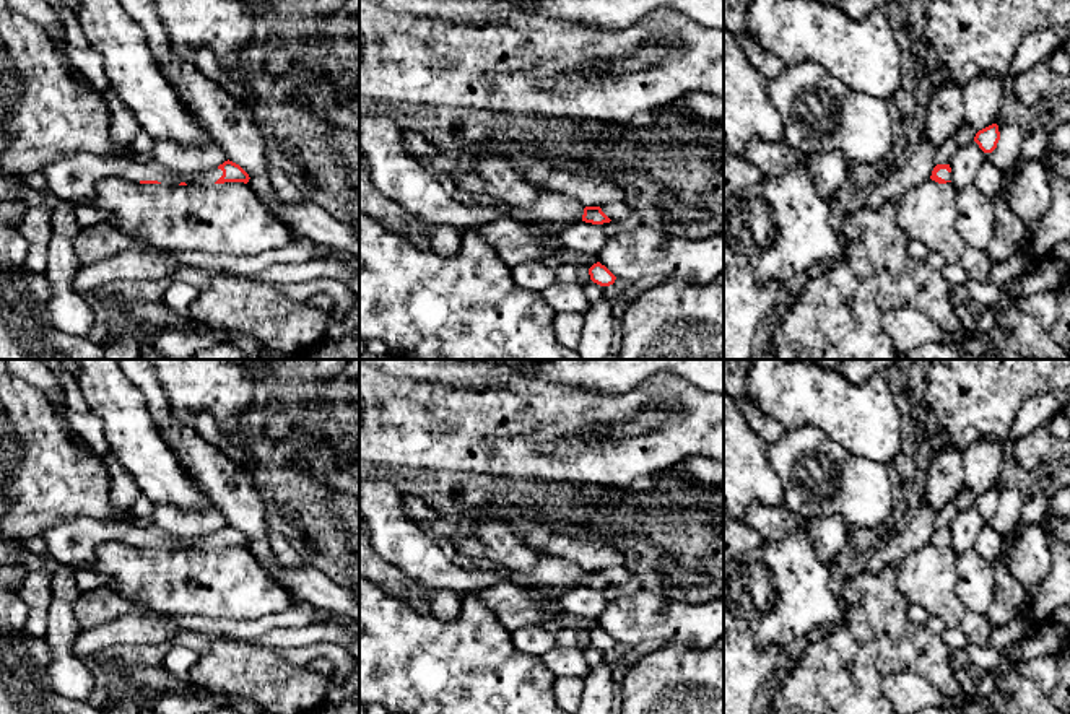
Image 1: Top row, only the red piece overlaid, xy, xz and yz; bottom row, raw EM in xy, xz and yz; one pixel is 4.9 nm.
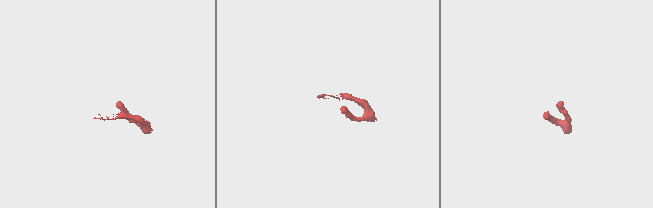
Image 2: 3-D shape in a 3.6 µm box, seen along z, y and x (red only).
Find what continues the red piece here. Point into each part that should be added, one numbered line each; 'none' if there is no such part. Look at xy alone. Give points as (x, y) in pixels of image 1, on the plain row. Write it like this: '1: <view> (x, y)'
1: xy (73, 542)

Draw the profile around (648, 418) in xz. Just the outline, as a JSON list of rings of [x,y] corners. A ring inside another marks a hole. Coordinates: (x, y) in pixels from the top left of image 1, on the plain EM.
[[[649,405],[636,418],[626,420],[615,424],[595,424],[589,433],[587,439],[615,439],[629,438],[641,431],[649,431],[662,418],[667,416],[667,408],[662,405]]]

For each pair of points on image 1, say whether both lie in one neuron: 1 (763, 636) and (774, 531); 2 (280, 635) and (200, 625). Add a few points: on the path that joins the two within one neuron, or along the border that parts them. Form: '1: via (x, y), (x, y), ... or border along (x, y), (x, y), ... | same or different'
1: border along (810, 539), (791, 531), (765, 542) | different
2: border along (304, 625), (278, 625), (252, 639) | different

